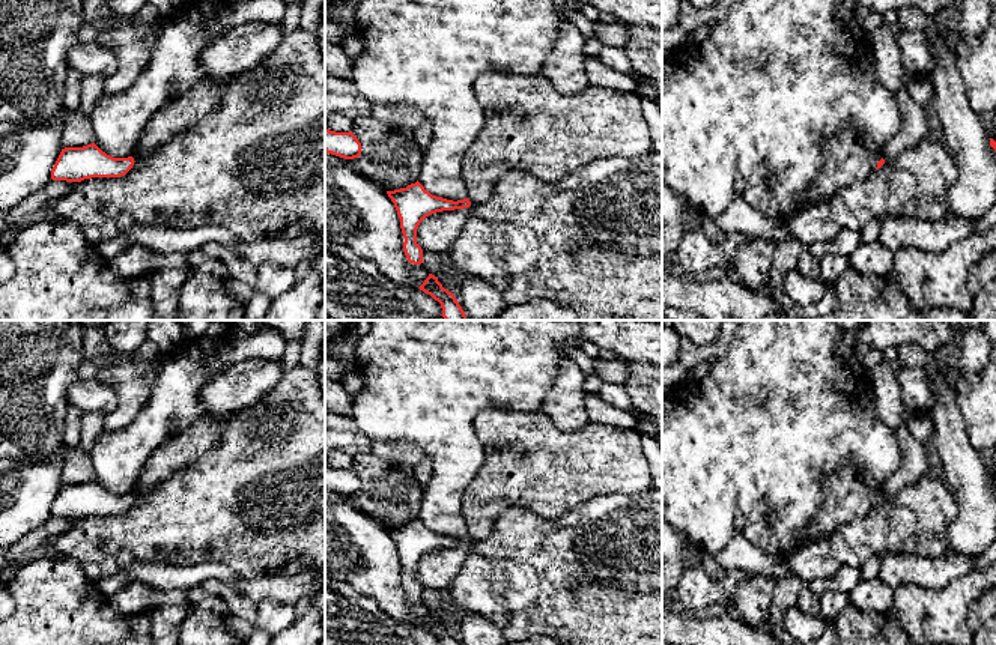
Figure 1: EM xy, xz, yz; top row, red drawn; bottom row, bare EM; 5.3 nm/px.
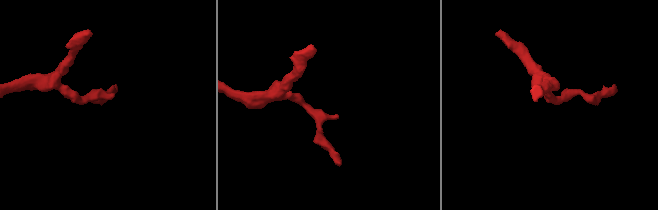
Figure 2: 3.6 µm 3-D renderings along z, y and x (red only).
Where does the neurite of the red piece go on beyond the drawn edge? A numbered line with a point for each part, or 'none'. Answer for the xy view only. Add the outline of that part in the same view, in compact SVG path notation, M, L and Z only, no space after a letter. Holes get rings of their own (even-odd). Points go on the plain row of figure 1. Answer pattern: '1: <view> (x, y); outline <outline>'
none

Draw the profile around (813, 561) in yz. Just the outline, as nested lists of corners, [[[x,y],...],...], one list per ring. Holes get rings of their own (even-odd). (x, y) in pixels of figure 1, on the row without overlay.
[[[827,538],[797,549],[788,559],[790,573],[805,583],[812,579],[831,579],[841,567],[832,556]]]

